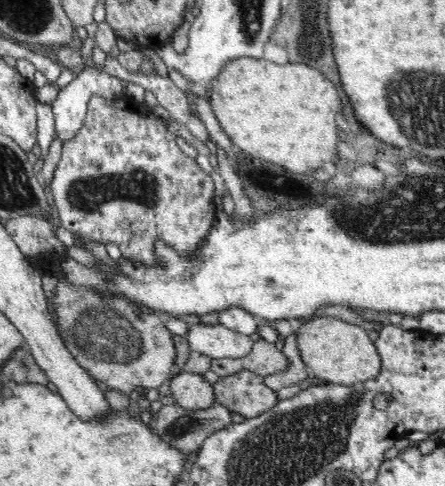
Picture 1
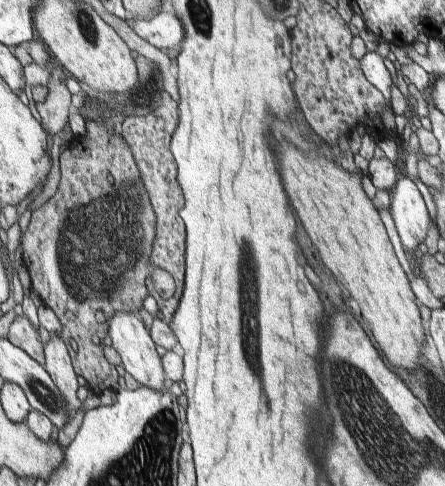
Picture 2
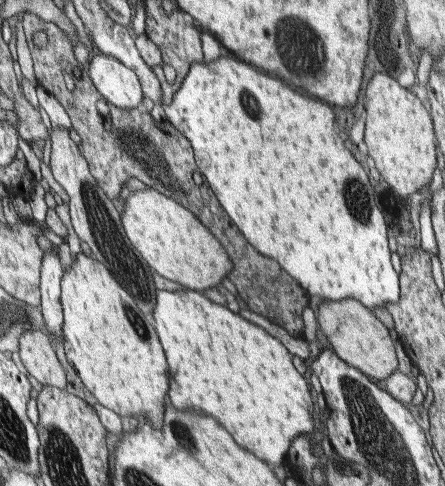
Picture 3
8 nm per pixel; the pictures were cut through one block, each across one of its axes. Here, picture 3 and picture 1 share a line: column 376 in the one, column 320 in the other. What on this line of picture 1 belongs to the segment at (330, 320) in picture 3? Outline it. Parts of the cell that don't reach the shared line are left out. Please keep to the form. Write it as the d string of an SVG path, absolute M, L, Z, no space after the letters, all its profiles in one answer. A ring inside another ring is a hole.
M314 318L304 326L294 324L294 328L298 332L300 358L318 380L348 386L378 376L380 358L372 344L372 338L368 338L368 330L354 326L350 322L342 322L338 318Z

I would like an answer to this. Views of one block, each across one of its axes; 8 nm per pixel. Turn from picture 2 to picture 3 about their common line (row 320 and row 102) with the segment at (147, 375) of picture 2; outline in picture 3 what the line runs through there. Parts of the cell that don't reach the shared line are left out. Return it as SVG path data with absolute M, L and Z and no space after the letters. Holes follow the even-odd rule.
M97 54L91 58L89 78L93 78L93 88L101 92L101 98L105 98L109 104L123 110L141 108L141 82L137 82L131 68L127 68L123 62Z

